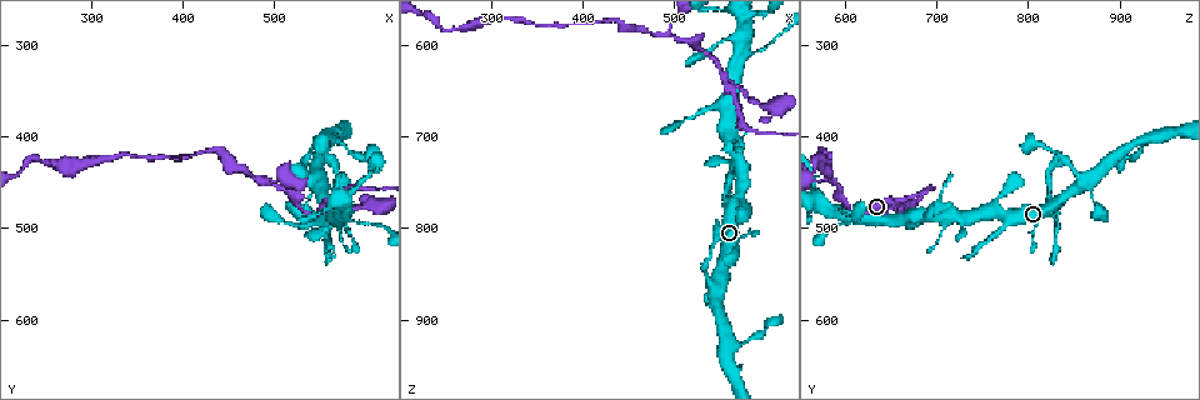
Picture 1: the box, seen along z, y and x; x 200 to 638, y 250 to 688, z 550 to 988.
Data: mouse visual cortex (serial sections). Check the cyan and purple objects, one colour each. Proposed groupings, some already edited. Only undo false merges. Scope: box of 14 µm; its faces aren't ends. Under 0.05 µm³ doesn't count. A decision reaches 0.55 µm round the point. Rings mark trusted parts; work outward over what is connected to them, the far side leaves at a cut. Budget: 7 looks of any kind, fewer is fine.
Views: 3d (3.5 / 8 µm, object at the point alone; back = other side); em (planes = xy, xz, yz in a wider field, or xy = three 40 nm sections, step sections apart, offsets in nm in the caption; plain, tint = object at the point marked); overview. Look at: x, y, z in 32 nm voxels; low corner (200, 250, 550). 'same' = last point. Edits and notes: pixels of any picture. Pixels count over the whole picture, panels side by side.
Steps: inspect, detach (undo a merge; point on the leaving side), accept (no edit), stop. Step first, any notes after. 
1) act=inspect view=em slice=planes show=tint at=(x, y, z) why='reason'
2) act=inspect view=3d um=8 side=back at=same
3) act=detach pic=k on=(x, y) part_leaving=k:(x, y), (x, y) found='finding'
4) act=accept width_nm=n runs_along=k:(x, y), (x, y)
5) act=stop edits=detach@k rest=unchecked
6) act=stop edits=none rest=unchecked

act=inspect view=3d um=8 at=(535, 475, 875) why='narrows sharply'

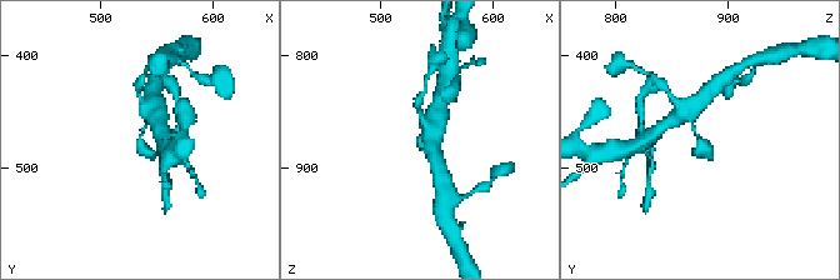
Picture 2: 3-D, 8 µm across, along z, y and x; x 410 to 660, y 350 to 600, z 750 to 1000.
act=inspect view=em slice=planes show=tint at=(536, 470, 872) why='need the tissue'

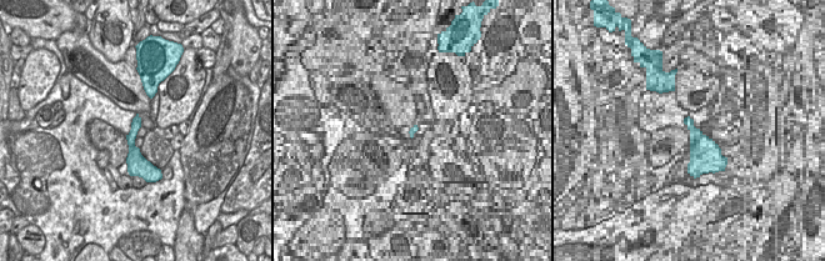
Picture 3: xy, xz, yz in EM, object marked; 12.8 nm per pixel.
act=accept runs_along=2:(153, 115), (140, 135), (151, 160) found='one cell here'

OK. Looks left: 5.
act=inspect view=em slice=xy step=2 show=tint at=(560, 470, 705) why='abrupt turn'

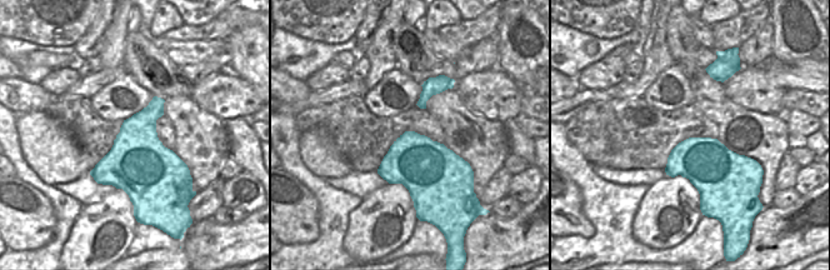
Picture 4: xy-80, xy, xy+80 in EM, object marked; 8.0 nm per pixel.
act=inspect view=3d um=3.5 side=back at=same

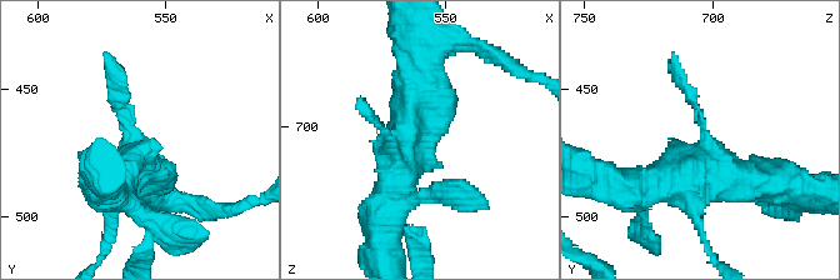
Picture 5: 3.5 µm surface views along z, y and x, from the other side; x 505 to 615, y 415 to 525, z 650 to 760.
act=accept runs_along=5:(660, 185), (710, 165), (698, 108), (675, 74) found='one cell here'

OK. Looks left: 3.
act=inspect view=3d um=8 at=(490, 450, 590) why='branch point'

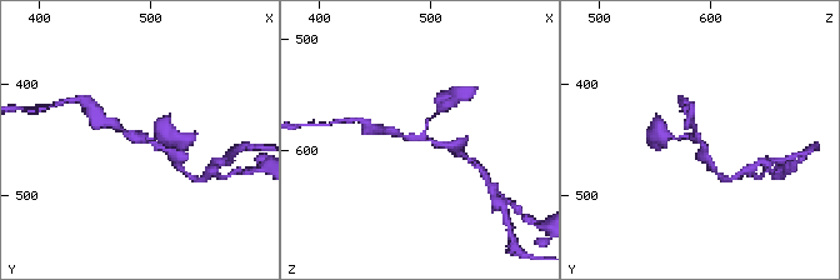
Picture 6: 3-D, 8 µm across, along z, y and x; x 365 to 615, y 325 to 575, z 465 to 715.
act=inspect view=3d um=3.5 side=back at=(494, 452, 588) why='closer look'

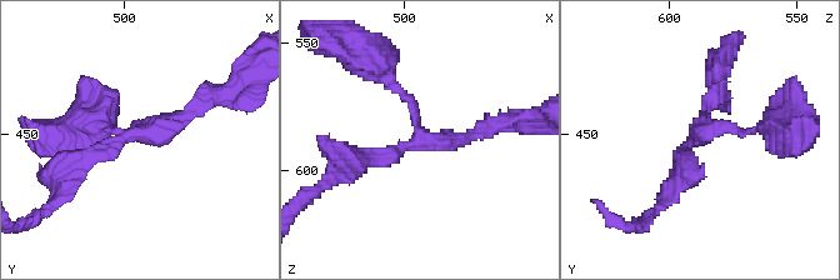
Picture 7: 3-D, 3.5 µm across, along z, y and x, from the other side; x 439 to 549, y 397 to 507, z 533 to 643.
act=inspect view=em slice=xy step=2 show=tint at=(493, 450, 589) arms=3 arm_widths_nm=100,200,200

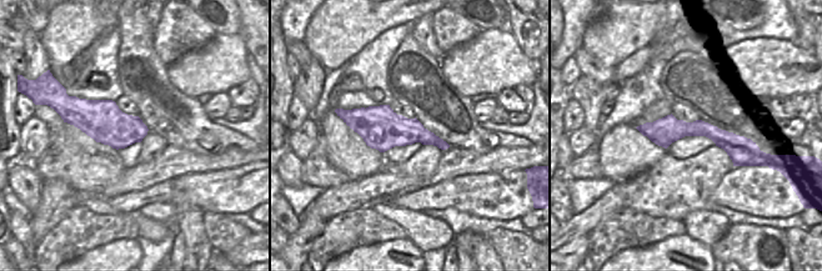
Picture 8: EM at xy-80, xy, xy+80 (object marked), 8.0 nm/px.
act=accept runs_along=8:(642, 128), (706, 129), (752, 150) found='one cell here'

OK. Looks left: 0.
act=stop edits=none rest=unchecked

